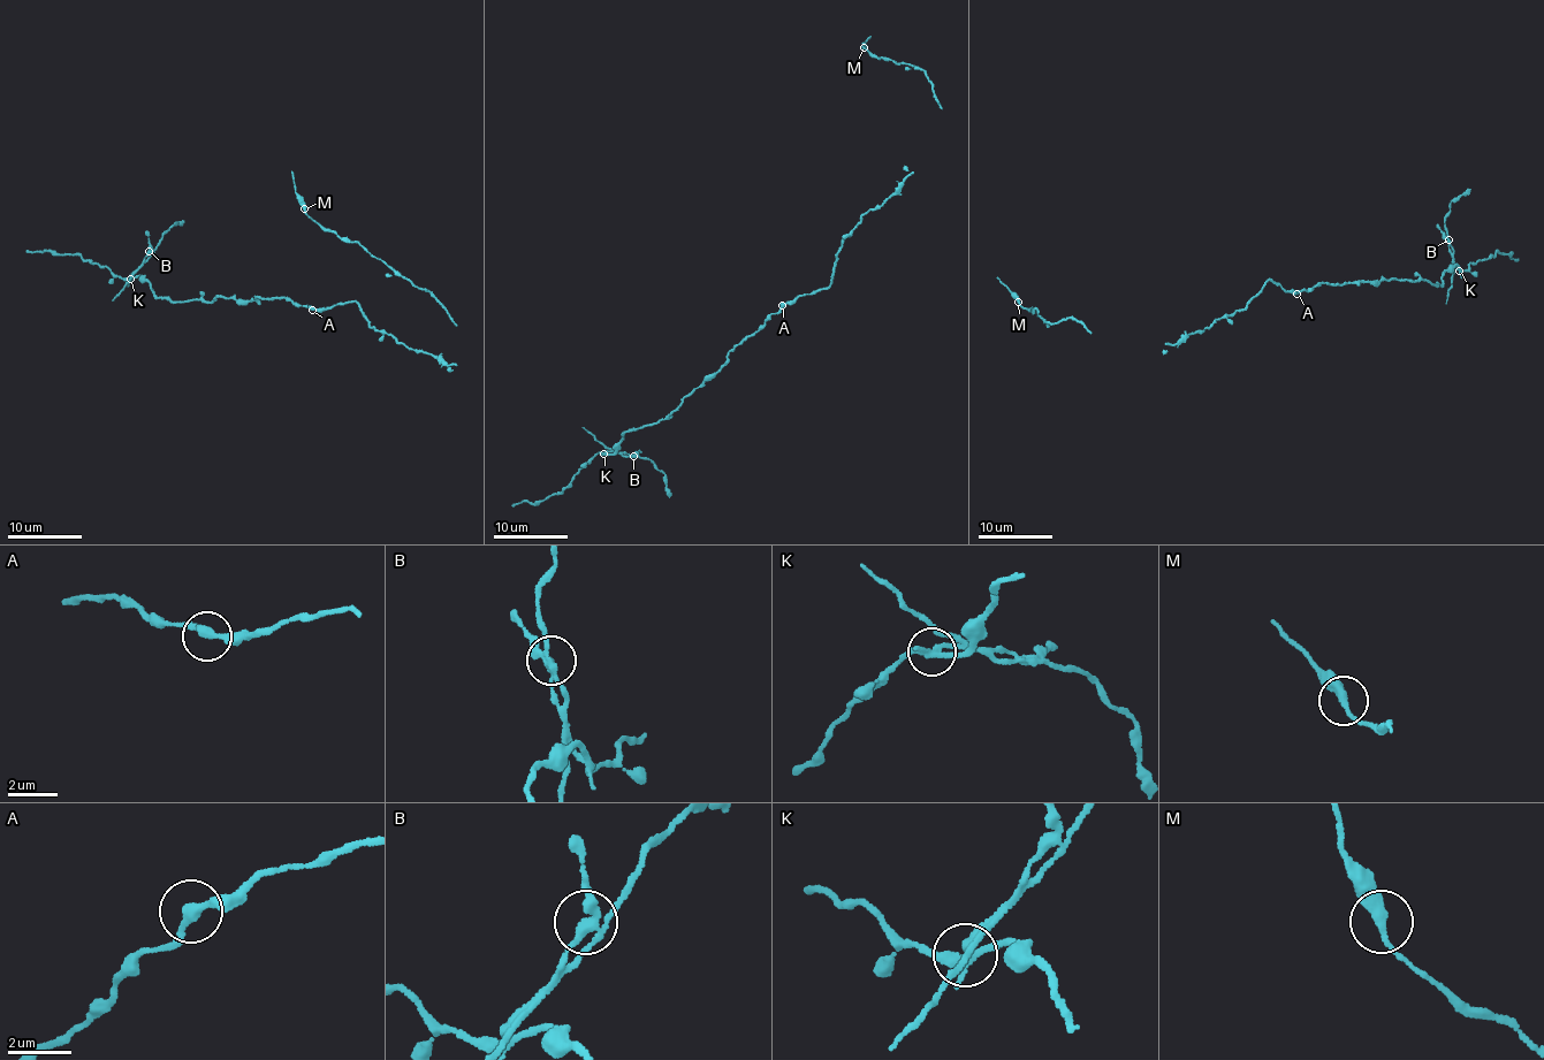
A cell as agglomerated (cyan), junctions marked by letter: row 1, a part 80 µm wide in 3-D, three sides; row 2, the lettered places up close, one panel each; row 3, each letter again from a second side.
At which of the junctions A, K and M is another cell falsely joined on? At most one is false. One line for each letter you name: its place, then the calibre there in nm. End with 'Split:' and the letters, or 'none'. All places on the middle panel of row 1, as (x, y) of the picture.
K: at (603, 454); 240 nm thick
Split: K

